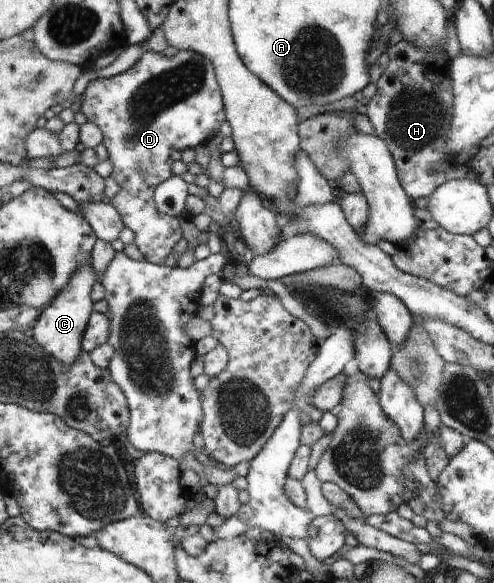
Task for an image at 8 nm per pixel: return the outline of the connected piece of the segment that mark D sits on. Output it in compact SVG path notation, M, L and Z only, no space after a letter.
M182 50L177 55L168 57L160 52L146 52L141 60L138 60L129 70L122 72L114 77L110 78L98 78L89 83L86 91L83 94L84 101L82 105L82 112L86 115L88 122L95 123L100 126L100 129L104 131L104 145L109 152L109 160L114 166L112 171L112 177L119 183L121 191L111 199L111 202L118 208L118 211L124 217L125 224L135 233L135 241L137 247L146 257L146 260L152 263L163 265L166 260L176 251L176 247L180 247L178 243L184 239L184 231L182 231L182 221L172 217L172 215L166 215L158 209L155 195L157 187L168 181L171 177L176 176L174 172L174 160L172 159L172 149L178 149L184 151L185 149L198 149L200 145L206 145L208 139L210 139L210 133L218 131L220 123L224 121L224 94L221 92L220 82L217 76L217 66L213 61L210 61L209 57L204 57L201 53L195 51Z

